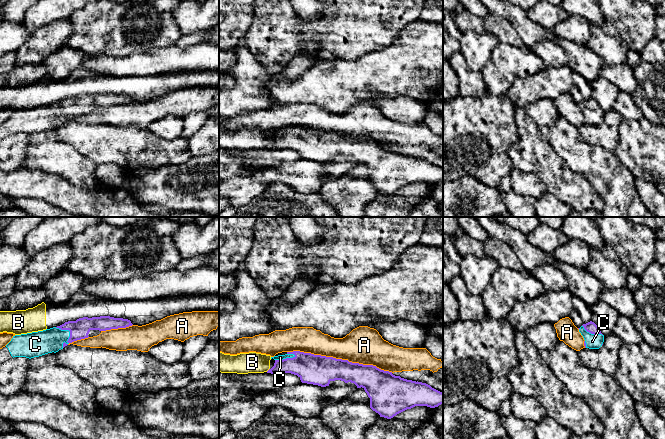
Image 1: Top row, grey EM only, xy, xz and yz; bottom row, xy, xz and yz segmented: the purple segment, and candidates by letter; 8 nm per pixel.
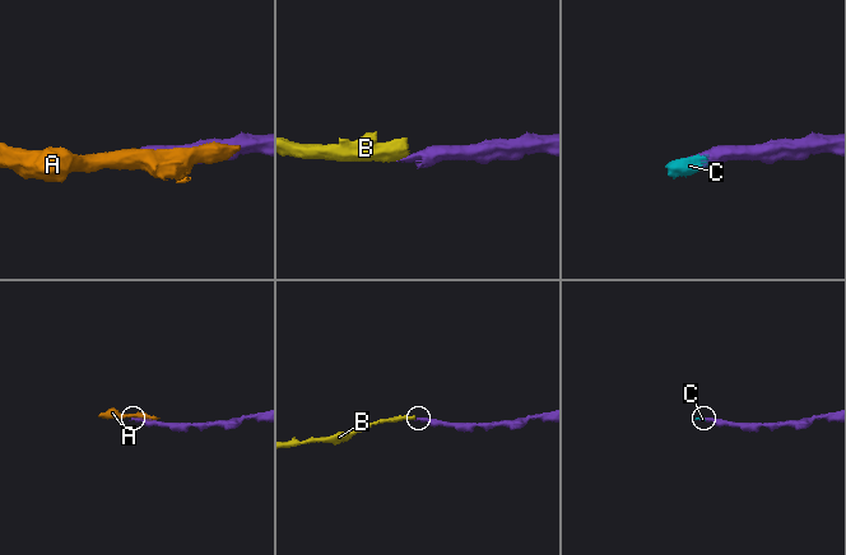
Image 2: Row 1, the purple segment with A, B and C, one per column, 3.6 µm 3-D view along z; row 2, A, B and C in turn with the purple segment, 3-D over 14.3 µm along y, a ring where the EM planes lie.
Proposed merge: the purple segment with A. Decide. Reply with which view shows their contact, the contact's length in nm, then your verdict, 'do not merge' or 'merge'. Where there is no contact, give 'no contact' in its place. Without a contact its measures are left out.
meets purple in xz; contact 850 nm long; do not merge

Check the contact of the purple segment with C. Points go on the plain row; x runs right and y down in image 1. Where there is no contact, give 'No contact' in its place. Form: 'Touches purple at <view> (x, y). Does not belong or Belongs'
Touches purple at xy (70, 109). Belongs

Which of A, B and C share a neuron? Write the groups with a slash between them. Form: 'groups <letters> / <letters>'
groups A / B / C

